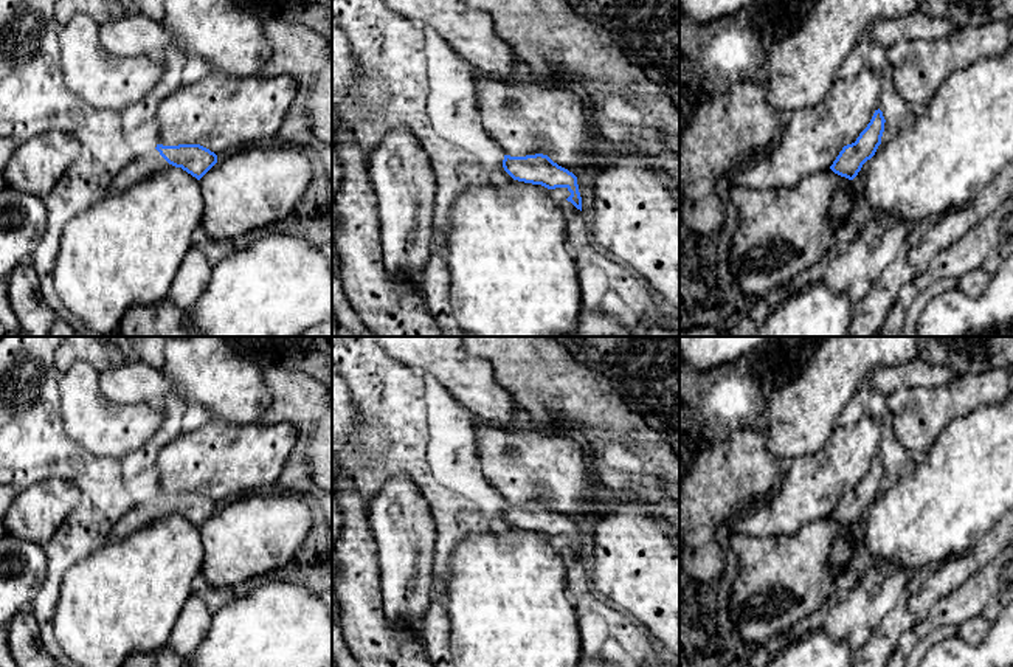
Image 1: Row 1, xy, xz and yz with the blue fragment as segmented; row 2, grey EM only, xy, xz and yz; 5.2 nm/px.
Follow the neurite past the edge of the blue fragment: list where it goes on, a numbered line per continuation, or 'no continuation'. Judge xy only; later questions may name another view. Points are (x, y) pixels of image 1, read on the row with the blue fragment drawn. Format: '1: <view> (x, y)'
1: xy (145, 166)

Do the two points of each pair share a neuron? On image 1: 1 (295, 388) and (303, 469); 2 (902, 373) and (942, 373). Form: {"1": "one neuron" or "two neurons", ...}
{"1": "one neuron", "2": "one neuron"}

